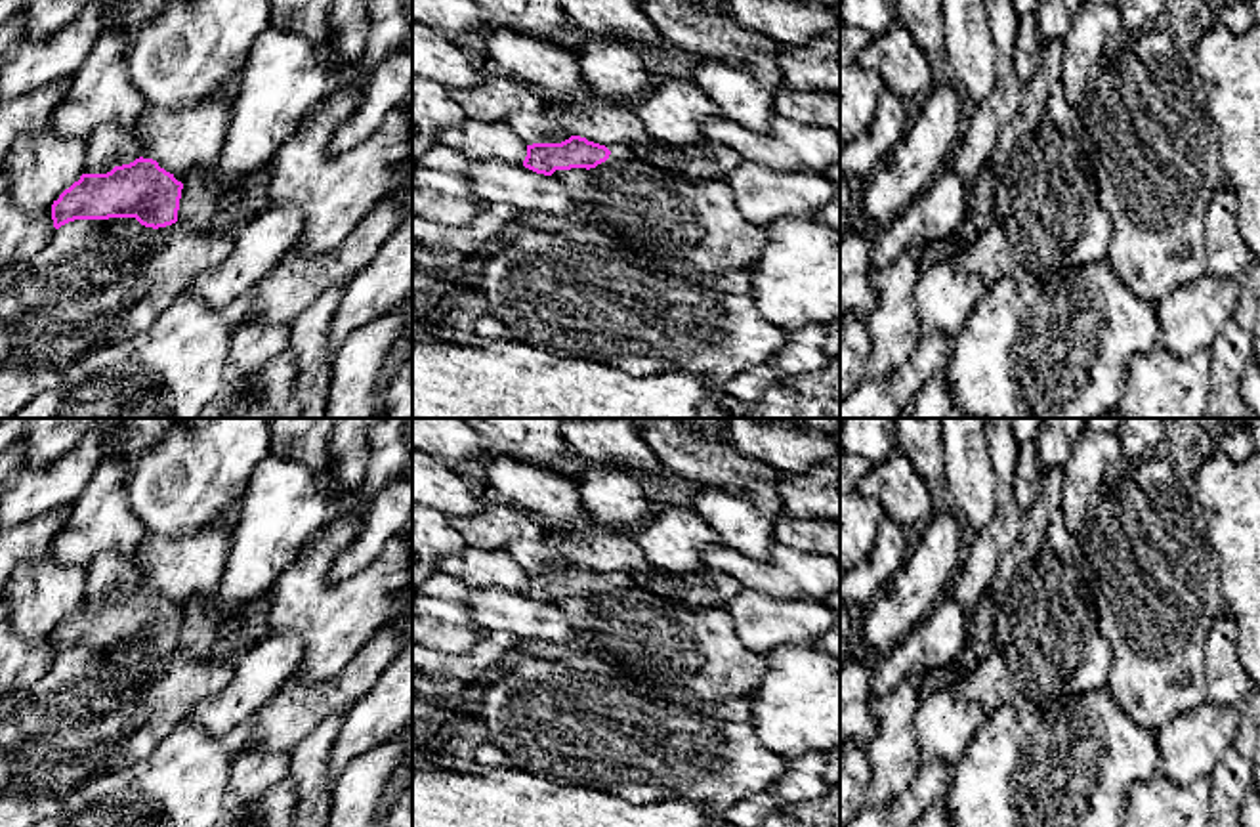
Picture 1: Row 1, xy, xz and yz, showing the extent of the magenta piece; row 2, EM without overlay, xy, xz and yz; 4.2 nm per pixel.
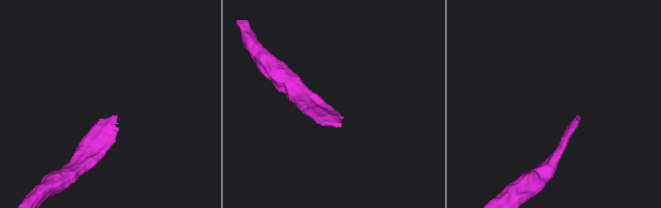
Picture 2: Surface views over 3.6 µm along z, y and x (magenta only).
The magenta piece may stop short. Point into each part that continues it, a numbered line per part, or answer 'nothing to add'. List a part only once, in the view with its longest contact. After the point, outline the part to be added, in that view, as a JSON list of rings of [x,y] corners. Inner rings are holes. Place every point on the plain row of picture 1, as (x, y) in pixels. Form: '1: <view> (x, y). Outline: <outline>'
1: xz (619, 579). Outline: [[[615,571],[615,573],[605,573],[611,583],[609,583],[609,590],[624,590],[630,588],[636,583],[636,577],[632,573],[624,573],[624,571]]]

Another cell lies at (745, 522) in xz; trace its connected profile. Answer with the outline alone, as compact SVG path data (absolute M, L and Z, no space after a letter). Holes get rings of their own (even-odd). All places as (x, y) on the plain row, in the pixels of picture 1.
M748 483L741 495L701 487L693 510L716 531L720 544L766 562L775 546L773 525L785 514L777 489Z

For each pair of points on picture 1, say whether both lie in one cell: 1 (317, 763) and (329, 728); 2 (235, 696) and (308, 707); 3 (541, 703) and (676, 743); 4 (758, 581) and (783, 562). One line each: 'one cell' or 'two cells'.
1: one cell
2: two cells
3: one cell
4: one cell

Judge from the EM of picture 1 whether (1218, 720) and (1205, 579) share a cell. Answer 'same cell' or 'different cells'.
different cells

